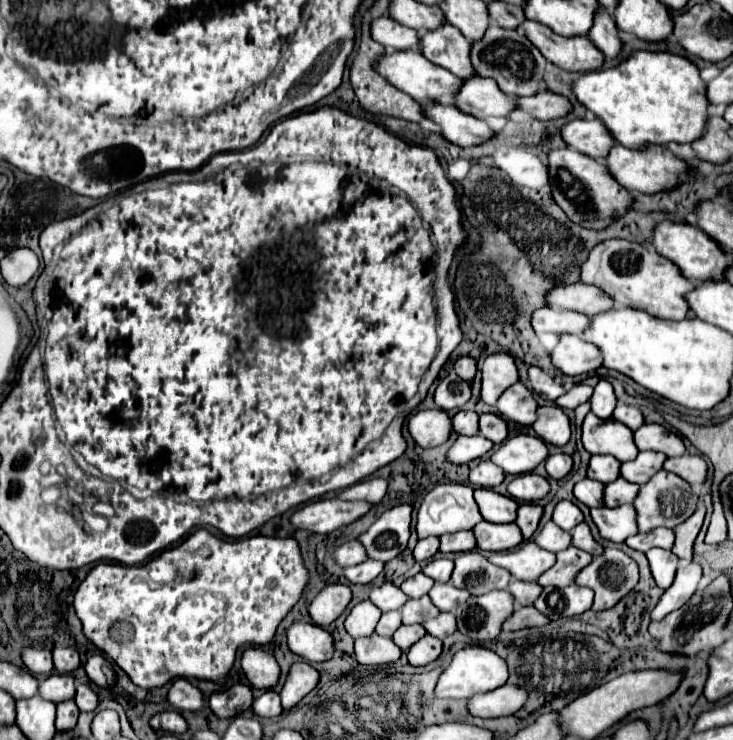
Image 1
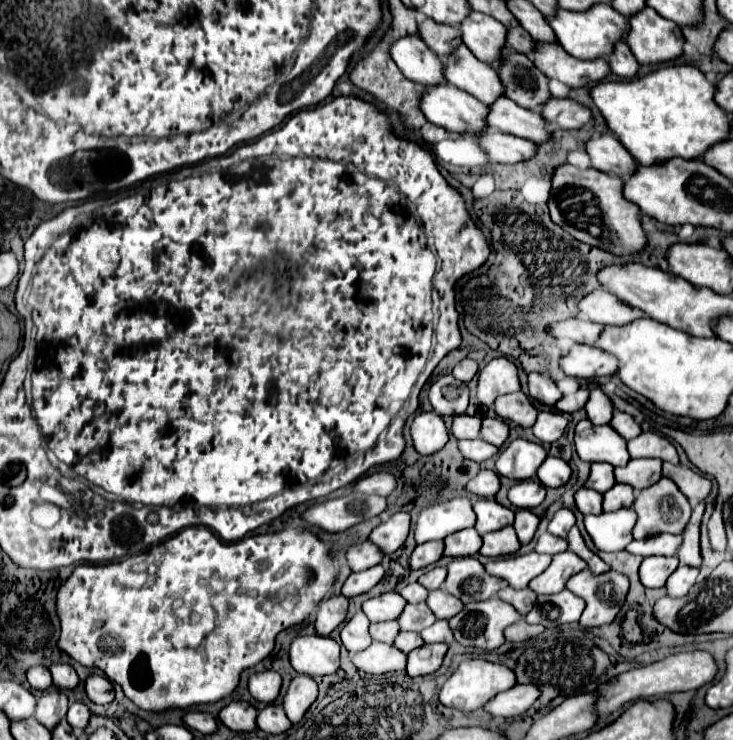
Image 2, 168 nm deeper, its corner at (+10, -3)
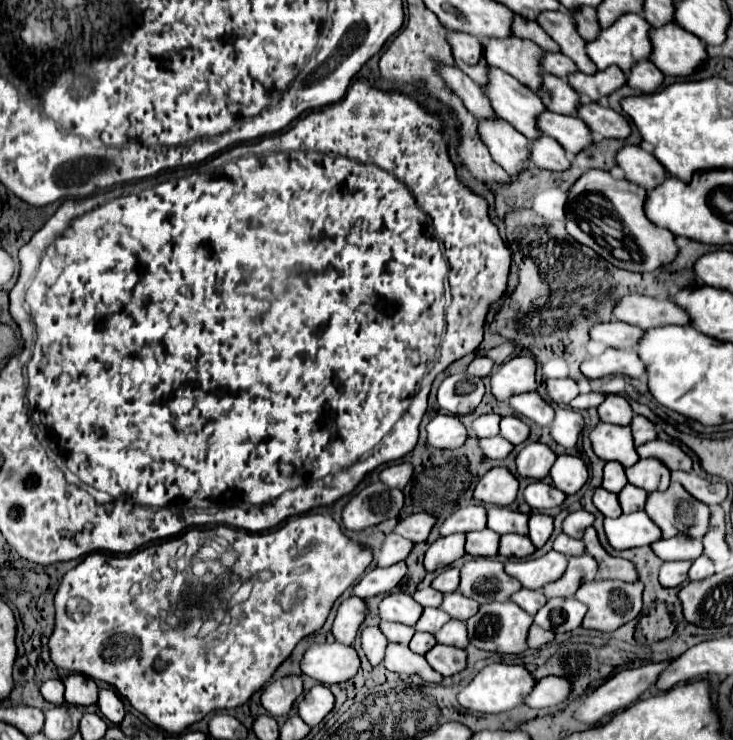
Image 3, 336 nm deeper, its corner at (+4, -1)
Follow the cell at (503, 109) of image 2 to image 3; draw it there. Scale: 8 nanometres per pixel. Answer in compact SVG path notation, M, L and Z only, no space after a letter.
M544 112L542 118L538 118L538 126L544 130L544 134L556 138L560 146L564 146L564 150L572 156L594 144L592 130L578 116Z

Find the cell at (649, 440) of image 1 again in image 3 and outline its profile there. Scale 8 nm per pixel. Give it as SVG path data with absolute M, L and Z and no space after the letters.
M654 440L648 444L642 444L642 448L636 448L640 458L656 458L662 464L666 464L670 470L684 470L690 472L692 470L692 458L682 452L680 446L666 442L666 440Z

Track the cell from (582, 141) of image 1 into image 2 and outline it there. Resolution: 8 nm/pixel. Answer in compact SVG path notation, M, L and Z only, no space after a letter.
M600 134L590 138L586 142L586 152L590 156L592 168L620 178L624 178L624 172L628 172L628 168L636 164L630 158L630 152L612 134Z

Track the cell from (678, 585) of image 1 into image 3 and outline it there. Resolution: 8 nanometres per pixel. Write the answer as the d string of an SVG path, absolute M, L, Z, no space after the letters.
M700 556L694 560L692 568L690 568L690 580L702 580L714 574L714 564L708 556Z

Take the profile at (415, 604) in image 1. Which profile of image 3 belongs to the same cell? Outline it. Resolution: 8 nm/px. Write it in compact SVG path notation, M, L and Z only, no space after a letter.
M424 608L422 616L420 616L418 624L416 624L416 630L436 634L448 620L450 620L450 616L444 610L440 610L440 608Z

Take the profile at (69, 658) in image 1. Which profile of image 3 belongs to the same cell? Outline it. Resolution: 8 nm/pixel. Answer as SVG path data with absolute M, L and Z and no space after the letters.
M70 674L64 680L66 686L66 702L74 706L90 706L98 702L98 686L94 680L82 674Z

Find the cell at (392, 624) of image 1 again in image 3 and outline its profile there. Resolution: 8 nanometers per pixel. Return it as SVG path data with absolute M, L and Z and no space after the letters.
M380 622L380 630L390 642L400 642L400 644L408 644L416 632L410 626L402 626L402 624L394 624L394 622Z

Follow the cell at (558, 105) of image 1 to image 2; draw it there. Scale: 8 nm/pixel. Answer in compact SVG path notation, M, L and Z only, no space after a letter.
M550 98L540 106L540 114L544 120L552 126L558 126L562 130L578 130L582 128L590 118L590 110L580 106L578 102L570 98Z

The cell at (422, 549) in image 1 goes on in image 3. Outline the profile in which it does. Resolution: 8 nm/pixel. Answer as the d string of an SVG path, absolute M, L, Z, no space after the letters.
M452 534L452 536L438 538L426 552L426 558L424 558L426 570L434 572L436 568L448 566L460 560L462 556L466 556L464 544L466 544L466 534Z

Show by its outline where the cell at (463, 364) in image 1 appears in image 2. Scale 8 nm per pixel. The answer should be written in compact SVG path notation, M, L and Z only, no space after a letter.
M464 358L464 360L460 360L460 362L454 366L452 376L454 376L456 380L460 380L460 382L470 382L476 372L478 372L478 364L476 364L474 360L470 360L470 358Z

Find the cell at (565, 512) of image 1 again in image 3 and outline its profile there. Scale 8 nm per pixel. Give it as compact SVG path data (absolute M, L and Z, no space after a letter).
M576 510L576 512L566 516L562 530L564 530L564 534L568 534L572 538L582 538L584 530L592 524L594 524L594 514L586 512L586 510Z

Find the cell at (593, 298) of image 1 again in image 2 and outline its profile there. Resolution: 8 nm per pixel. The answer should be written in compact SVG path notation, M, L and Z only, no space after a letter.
M598 288L586 294L582 300L578 300L578 316L598 324L622 326L636 318L642 318L644 314L636 312L636 308L628 308L626 304L620 304L620 300L616 300L616 296L612 296L608 290Z

